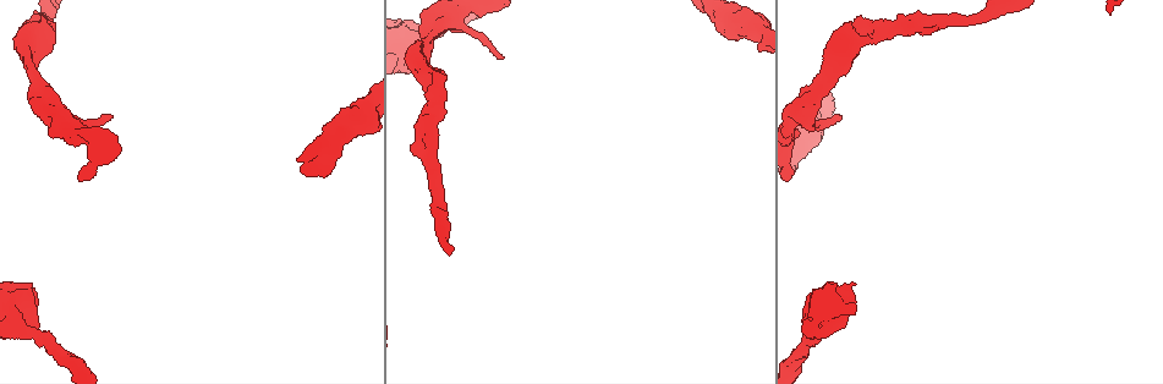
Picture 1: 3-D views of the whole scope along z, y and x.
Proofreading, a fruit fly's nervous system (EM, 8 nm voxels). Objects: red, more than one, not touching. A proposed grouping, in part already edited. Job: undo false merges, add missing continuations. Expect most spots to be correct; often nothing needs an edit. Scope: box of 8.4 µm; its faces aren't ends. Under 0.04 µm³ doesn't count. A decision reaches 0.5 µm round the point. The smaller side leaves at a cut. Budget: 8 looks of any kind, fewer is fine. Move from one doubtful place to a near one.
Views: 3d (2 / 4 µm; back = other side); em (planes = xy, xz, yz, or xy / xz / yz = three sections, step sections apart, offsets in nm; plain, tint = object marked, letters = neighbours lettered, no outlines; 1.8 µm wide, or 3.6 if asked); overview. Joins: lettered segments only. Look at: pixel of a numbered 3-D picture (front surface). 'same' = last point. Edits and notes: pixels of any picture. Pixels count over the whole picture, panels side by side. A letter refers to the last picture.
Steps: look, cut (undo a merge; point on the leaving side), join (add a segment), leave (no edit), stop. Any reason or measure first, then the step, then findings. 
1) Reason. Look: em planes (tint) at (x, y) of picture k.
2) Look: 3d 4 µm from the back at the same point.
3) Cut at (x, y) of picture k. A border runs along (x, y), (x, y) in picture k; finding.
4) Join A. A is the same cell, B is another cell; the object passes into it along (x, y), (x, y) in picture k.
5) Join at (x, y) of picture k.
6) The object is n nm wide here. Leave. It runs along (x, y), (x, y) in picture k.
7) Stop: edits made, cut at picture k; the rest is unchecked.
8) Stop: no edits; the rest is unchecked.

Thin end. Look: 3d 2 µm at (502, 58) of picture 1.

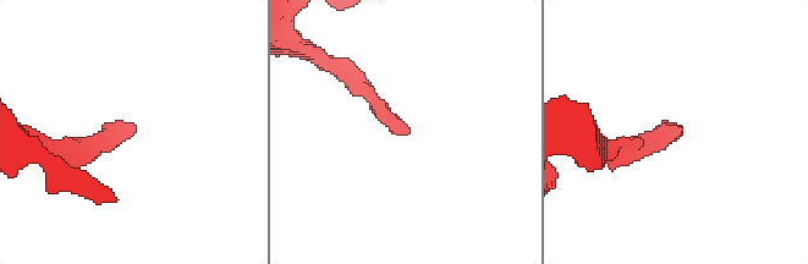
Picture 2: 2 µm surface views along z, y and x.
Now the EM. Look: em xy step 4 (letters) at (676, 127) of picture 2.

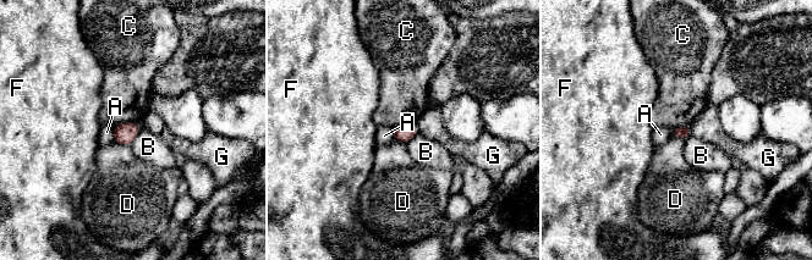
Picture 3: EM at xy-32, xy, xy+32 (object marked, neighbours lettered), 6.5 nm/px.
Leave. A, B, C, D, F and G are other cells; a border runs along (137, 122), (121, 122), (113, 127) in picture 3; no lettered segment goes on from it.

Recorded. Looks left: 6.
An open end. Look: em planes (letters) at (855, 18) of picture 1.

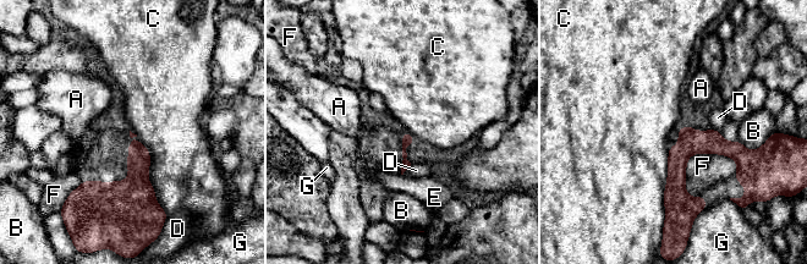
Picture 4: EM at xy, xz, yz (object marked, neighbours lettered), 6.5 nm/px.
The longest contact is with C, 480 nm. Leave. A, B, C, D, E, F and G are other cells; no lettered segment goes on from it.

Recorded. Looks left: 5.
Branch stops here. Look: em planes (tint) at (931, 31) of picture 1.

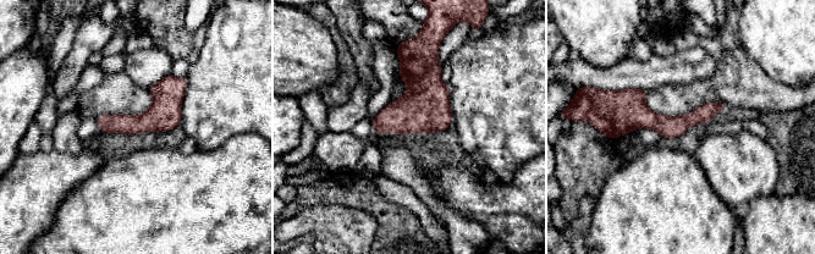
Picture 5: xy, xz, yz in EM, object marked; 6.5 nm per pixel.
What lies round it. Look: em planes (letters) at the same point.

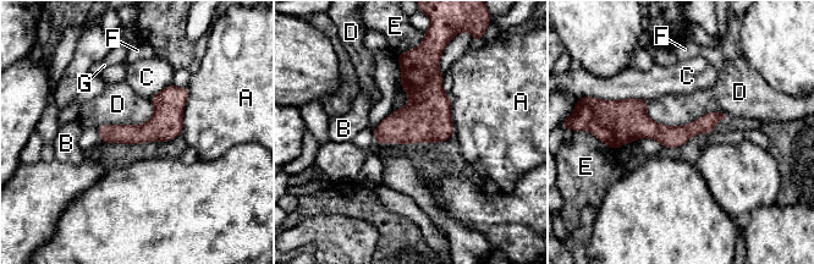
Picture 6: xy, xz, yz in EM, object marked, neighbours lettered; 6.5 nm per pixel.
Leave. A, B, C, D, E, F and G are other cells; it runs along (720, 116), (685, 132), (611, 131) in picture 6; none of them fits.

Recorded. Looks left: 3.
Sudden change in width. Look: 3d 2 µm at (25, 330) of picture 1.

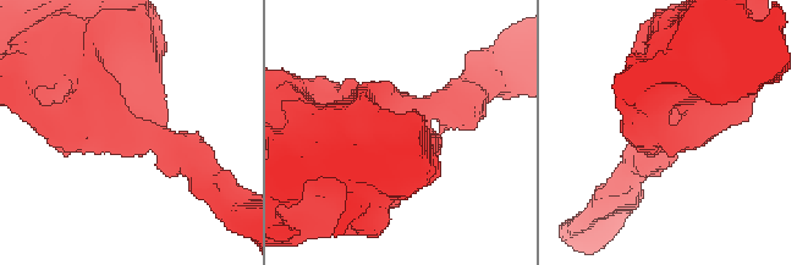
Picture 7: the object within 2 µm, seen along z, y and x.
Shape alone is not enough. Look: em xz step 8 (letters) at (129, 128) of picture 7.

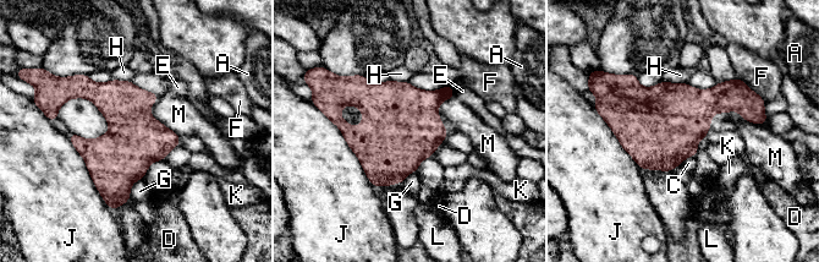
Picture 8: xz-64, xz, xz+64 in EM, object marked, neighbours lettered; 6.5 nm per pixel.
The longest contact is with J, 550 nm. Leave. A, C, D, E, F, G, H, J, K, L and M are other cells; a border runs along (159, 94), (149, 113), (179, 136) in picture 8; continuous, no second neuron.

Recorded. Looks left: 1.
Stop: no edits; the rest is unchecked.

